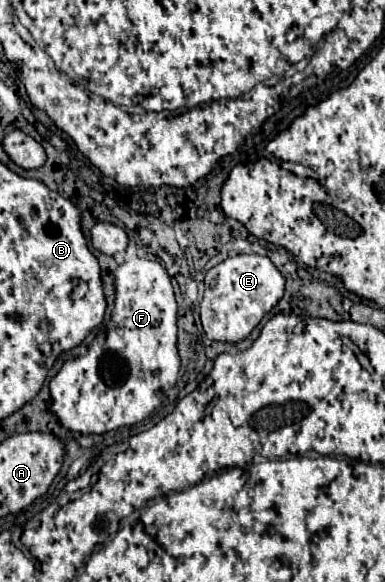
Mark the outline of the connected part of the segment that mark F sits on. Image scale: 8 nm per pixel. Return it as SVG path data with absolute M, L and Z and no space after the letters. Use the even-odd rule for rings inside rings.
M133 259L117 265L113 277L115 301L109 321L113 329L107 329L105 343L93 341L85 355L65 361L49 381L47 411L57 415L65 429L79 433L107 433L143 421L179 379L178 306L165 267L157 261ZM139 367L143 379L137 379Z

